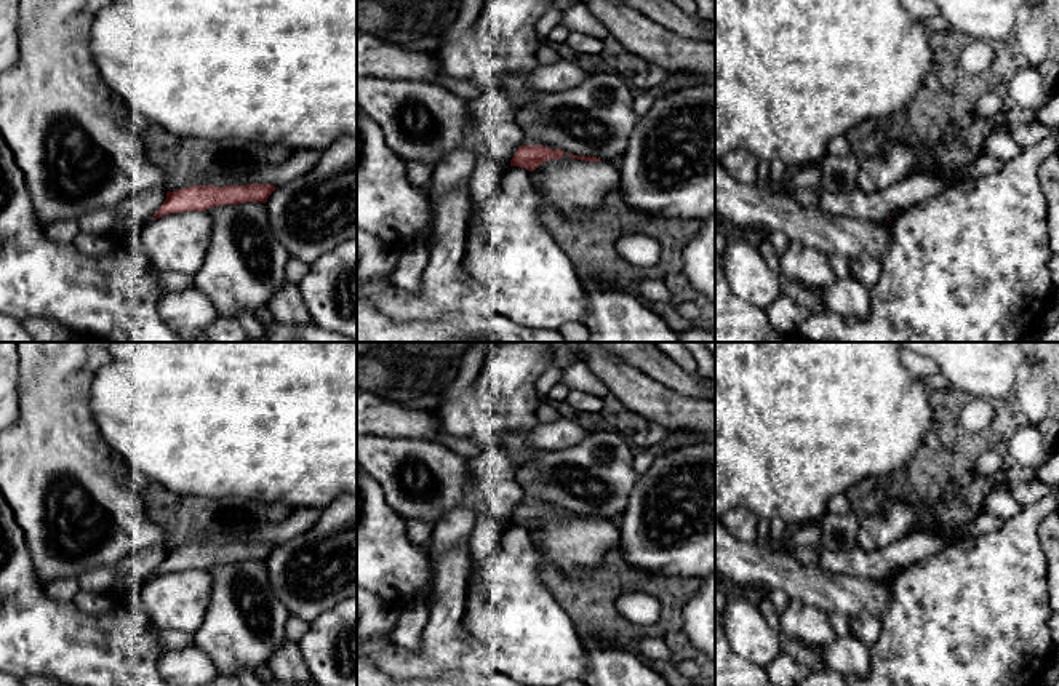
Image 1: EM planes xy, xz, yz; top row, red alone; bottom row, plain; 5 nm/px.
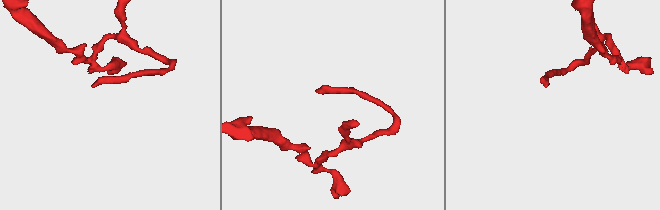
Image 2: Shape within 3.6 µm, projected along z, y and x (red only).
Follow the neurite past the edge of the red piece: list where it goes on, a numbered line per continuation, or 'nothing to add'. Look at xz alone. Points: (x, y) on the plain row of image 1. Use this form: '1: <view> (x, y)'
nothing to add

